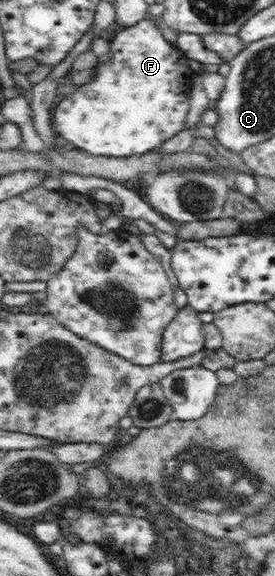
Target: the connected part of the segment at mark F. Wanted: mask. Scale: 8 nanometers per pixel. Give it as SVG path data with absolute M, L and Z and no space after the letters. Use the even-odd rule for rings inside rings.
M139 20L131 27L123 27L123 29L109 41L109 50L111 50L111 60L108 60L105 65L97 65L97 77L93 77L91 83L81 85L71 95L60 98L60 103L56 106L55 113L53 113L53 129L69 141L69 145L83 149L87 154L93 156L105 157L131 157L131 155L144 155L148 152L155 151L157 147L161 147L164 141L171 139L183 129L185 125L185 117L189 111L189 87L192 85L191 77L193 77L193 70L189 66L189 59L180 49L173 49L169 42L163 38L161 31L155 27L153 21Z

